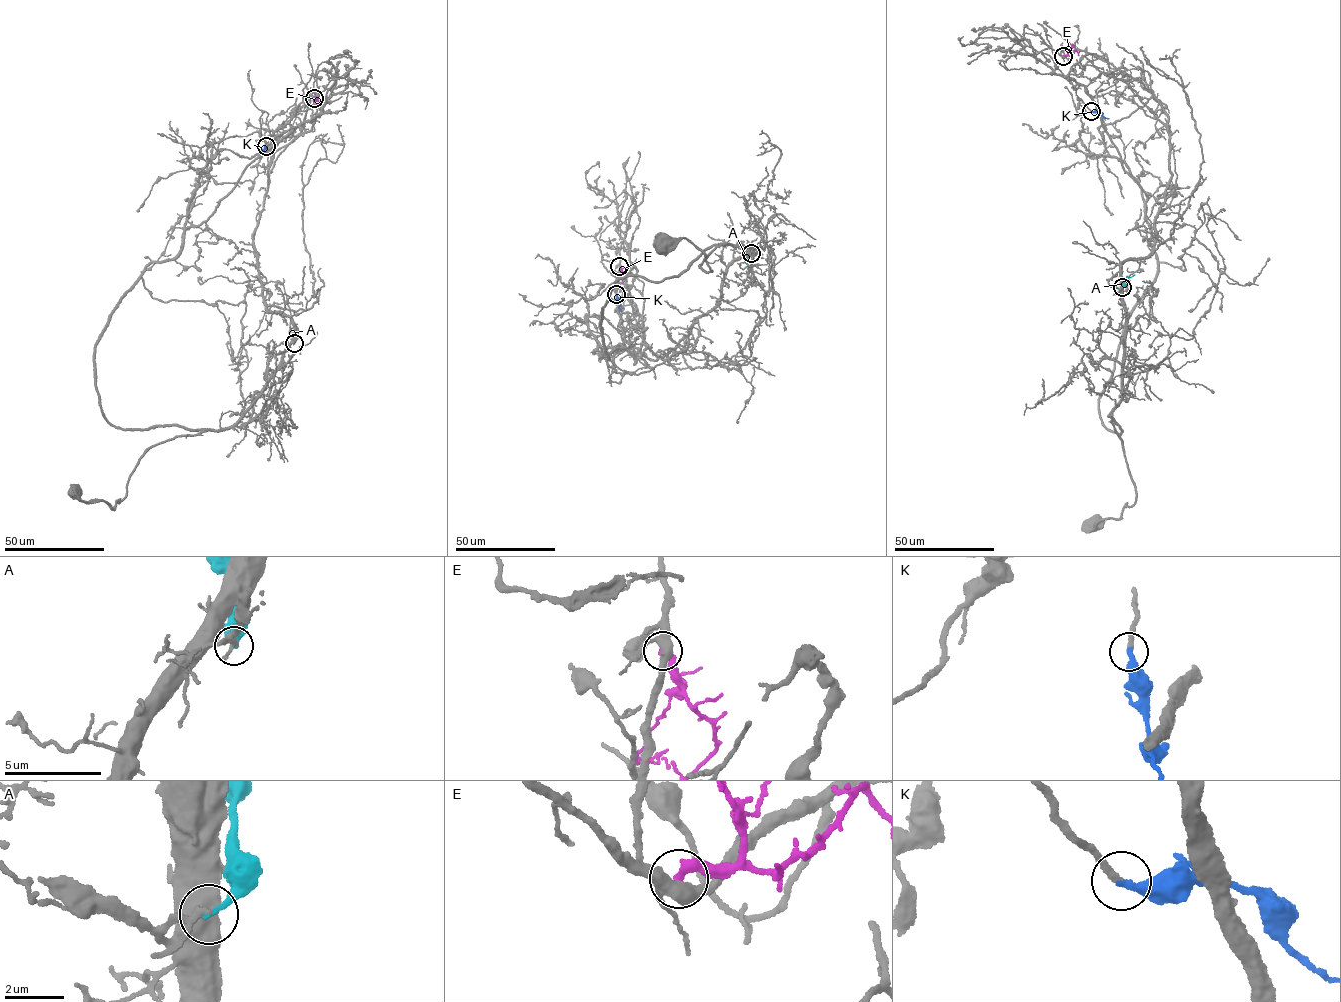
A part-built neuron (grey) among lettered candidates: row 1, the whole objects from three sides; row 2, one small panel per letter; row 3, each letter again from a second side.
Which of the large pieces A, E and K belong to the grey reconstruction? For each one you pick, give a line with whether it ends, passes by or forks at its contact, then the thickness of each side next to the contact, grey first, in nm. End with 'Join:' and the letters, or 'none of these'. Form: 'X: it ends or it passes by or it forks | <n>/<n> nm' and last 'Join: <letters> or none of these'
K: it ends | 200/320 nm
Join: K

